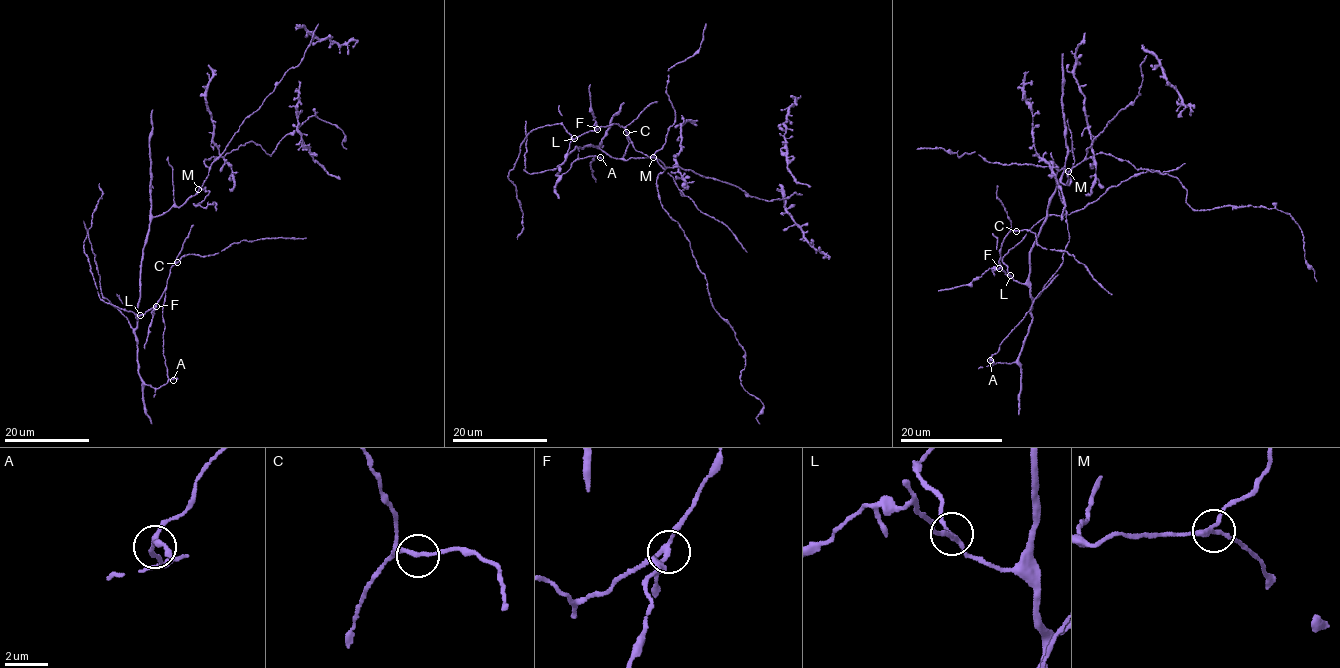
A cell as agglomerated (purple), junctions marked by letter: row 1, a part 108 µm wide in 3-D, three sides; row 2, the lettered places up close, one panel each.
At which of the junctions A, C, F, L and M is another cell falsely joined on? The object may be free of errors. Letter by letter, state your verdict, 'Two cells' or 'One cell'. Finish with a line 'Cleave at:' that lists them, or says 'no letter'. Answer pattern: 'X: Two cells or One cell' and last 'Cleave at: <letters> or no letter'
A: One cell
C: One cell
F: One cell
L: One cell
M: One cell
Cleave at: no letter

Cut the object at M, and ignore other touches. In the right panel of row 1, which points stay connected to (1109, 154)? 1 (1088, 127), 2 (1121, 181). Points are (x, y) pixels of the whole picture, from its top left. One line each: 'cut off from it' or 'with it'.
1: cut off from it
2: cut off from it

